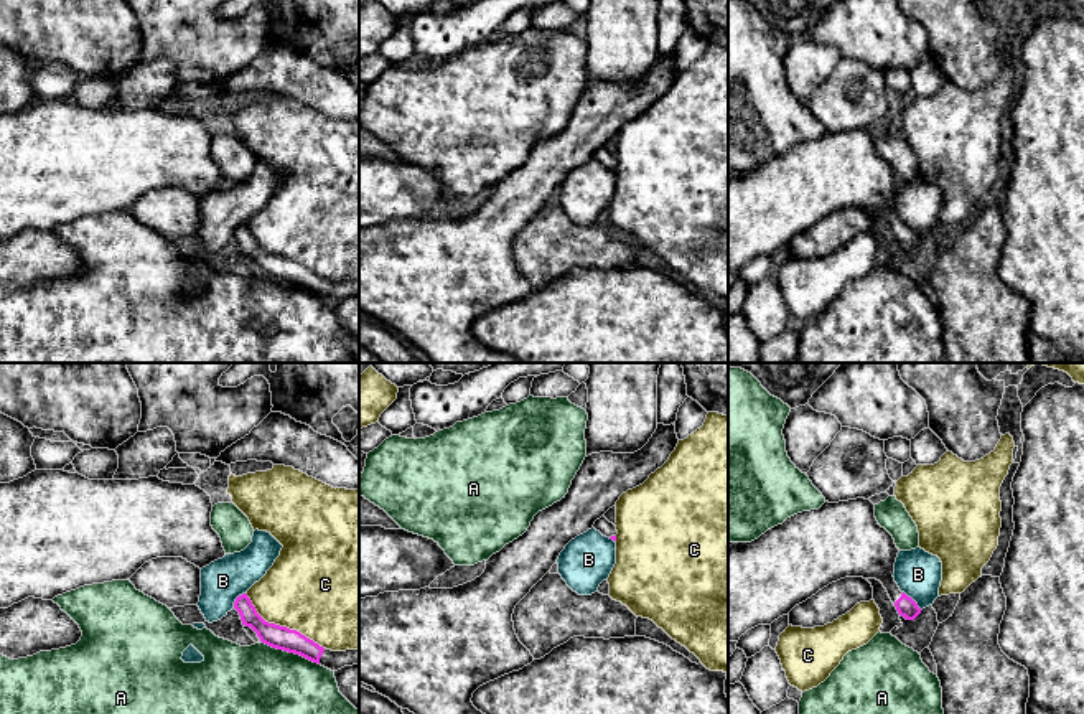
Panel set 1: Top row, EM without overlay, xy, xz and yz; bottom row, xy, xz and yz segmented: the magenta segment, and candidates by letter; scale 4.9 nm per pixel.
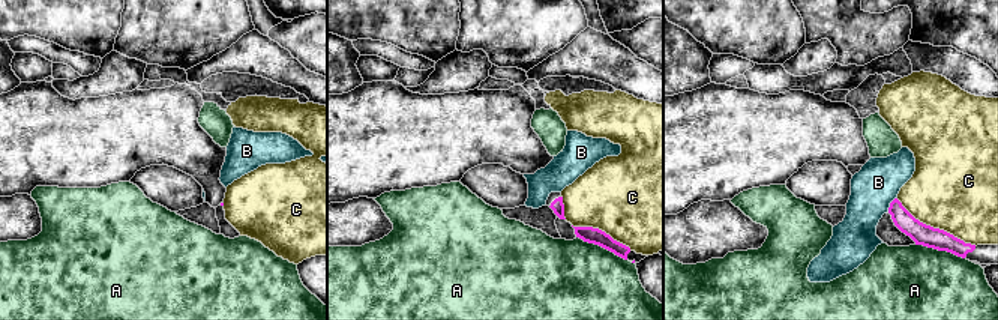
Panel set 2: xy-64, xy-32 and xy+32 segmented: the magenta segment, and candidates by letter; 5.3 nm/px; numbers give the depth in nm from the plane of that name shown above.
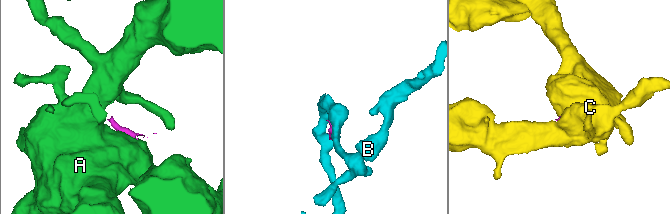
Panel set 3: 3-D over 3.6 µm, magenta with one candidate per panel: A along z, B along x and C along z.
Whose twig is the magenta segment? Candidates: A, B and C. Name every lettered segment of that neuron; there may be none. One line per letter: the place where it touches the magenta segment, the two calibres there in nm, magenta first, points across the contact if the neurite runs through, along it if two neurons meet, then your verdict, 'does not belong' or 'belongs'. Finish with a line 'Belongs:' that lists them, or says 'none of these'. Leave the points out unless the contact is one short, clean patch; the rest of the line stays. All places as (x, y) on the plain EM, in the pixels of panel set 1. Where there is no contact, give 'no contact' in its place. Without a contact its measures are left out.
A: meets magenta in xy at (290, 282); 110 nm thick on the magenta side, 500 nm on the other; border along xy (262, 272), (299, 284), (318, 295); does not belong
B: meets magenta in yz at (913, 231); 100 nm thick on the magenta side, 220 nm on the other; border along yz (903, 221), (921, 239); does not belong
C: meets magenta in xy at (279, 256); 110 nm thick on the magenta side, 460 nm on the other; does not belong
Belongs: none of these

